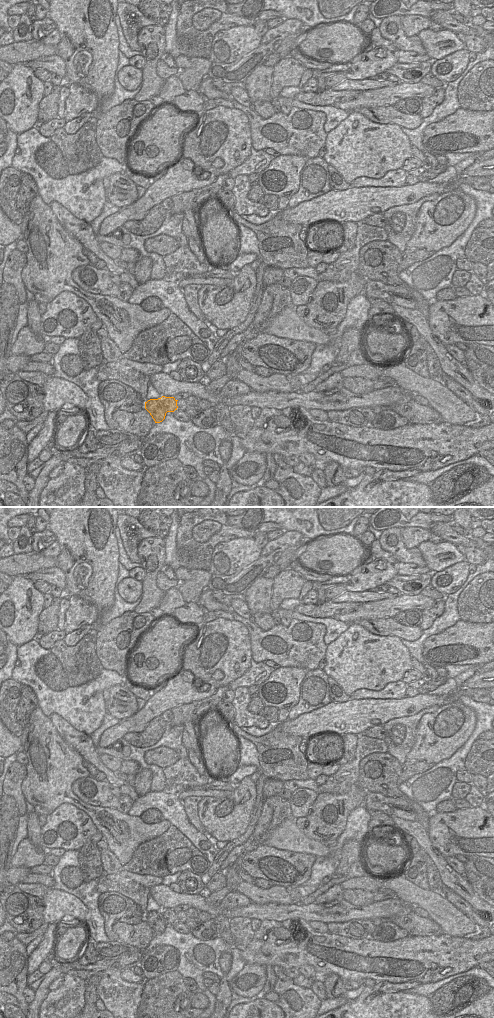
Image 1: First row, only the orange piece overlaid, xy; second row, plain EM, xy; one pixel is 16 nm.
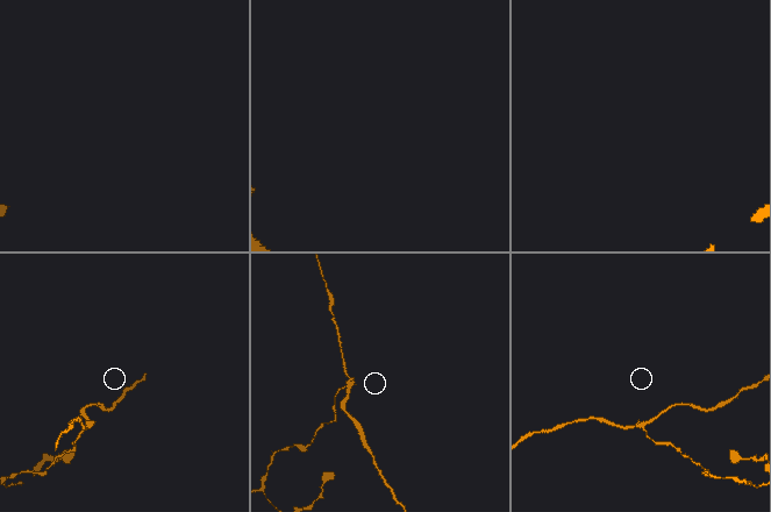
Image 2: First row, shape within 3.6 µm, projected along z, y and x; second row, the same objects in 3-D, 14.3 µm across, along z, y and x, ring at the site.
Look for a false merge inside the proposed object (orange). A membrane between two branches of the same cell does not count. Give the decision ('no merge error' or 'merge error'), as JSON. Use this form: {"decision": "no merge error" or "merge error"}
{"decision": "merge error"}

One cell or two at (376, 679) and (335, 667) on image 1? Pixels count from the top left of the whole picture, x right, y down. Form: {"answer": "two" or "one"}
{"answer": "one"}

